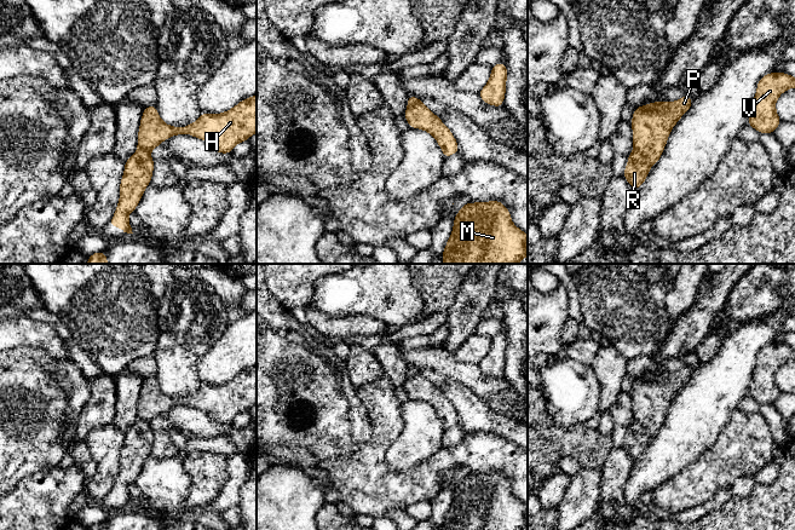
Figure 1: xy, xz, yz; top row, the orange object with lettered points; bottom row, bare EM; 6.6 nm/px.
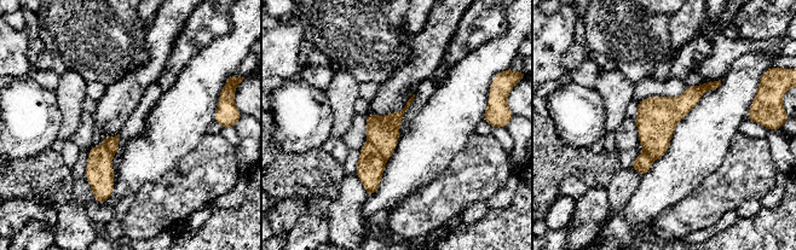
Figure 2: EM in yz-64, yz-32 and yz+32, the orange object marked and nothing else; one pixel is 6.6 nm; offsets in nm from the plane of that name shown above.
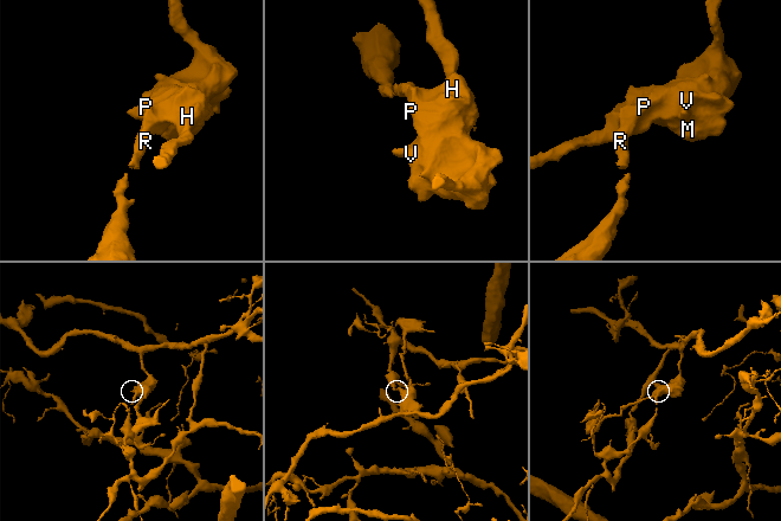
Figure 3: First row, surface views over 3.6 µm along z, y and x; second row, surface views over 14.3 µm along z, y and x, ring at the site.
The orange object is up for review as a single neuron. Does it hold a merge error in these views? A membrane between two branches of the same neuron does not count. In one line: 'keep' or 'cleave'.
cleave

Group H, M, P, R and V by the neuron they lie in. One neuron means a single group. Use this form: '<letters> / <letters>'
H M P V / R

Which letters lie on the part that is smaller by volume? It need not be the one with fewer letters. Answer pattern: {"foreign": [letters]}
{"foreign": ["H", "M", "P", "V"]}

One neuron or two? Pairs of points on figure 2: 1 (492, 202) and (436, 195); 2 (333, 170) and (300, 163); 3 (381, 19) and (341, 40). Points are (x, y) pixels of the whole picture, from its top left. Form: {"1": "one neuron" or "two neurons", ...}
{"1": "two neurons", "2": "one neuron", "3": "one neuron"}

